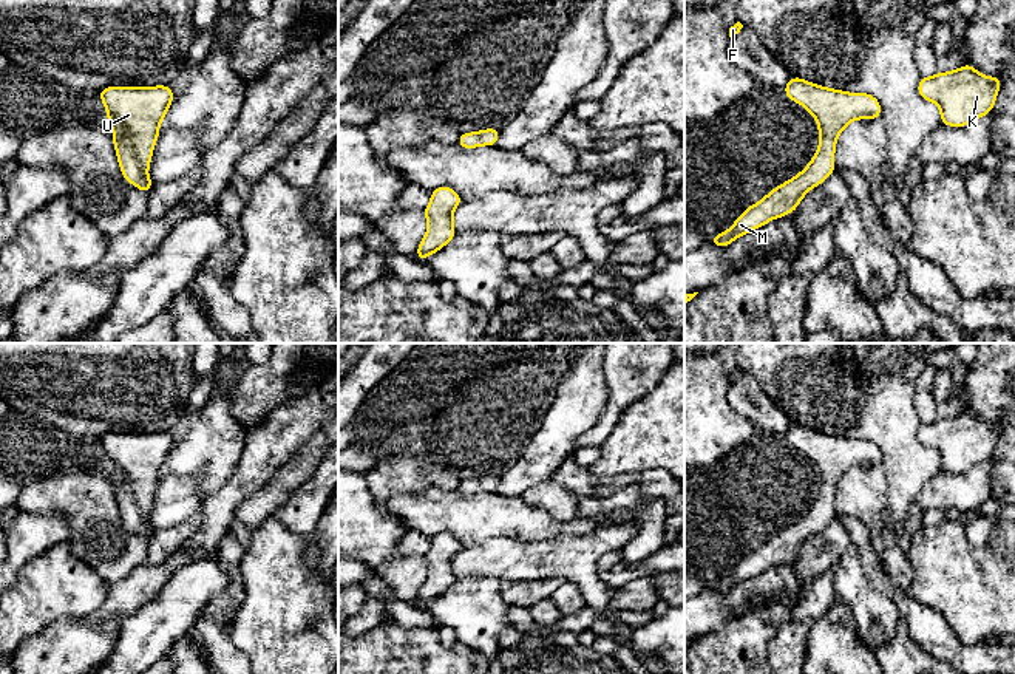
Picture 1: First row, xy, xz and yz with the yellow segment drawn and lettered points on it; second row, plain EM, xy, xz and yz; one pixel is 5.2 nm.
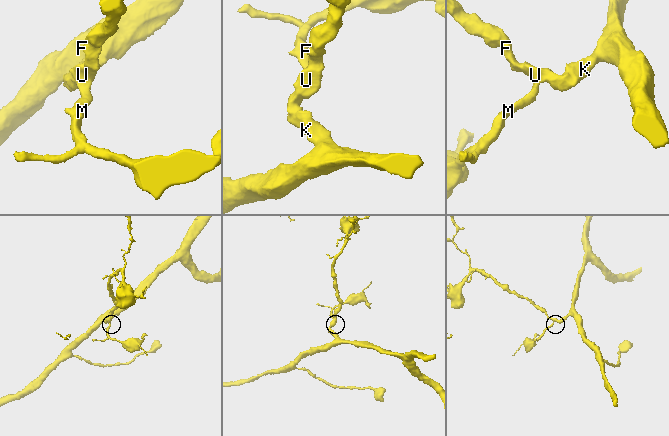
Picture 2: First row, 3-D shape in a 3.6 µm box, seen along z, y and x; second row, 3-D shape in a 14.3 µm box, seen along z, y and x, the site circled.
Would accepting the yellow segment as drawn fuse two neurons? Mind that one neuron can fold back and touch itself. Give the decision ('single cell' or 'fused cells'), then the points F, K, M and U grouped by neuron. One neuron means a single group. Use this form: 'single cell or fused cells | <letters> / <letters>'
single cell | F K M U

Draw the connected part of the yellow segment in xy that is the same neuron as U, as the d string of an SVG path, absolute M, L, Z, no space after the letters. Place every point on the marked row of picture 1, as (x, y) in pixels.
M167 85L107 87L97 94L114 131L113 144L124 179L147 195L153 186L147 170L159 138L159 124L175 94Z

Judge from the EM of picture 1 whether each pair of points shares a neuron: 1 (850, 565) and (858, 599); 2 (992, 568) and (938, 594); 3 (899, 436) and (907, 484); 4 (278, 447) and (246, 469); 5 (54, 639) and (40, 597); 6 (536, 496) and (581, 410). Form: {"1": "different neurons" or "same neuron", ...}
{"1": "same neuron", "2": "same neuron", "3": "same neuron", "4": "same neuron", "5": "different neurons", "6": "different neurons"}

